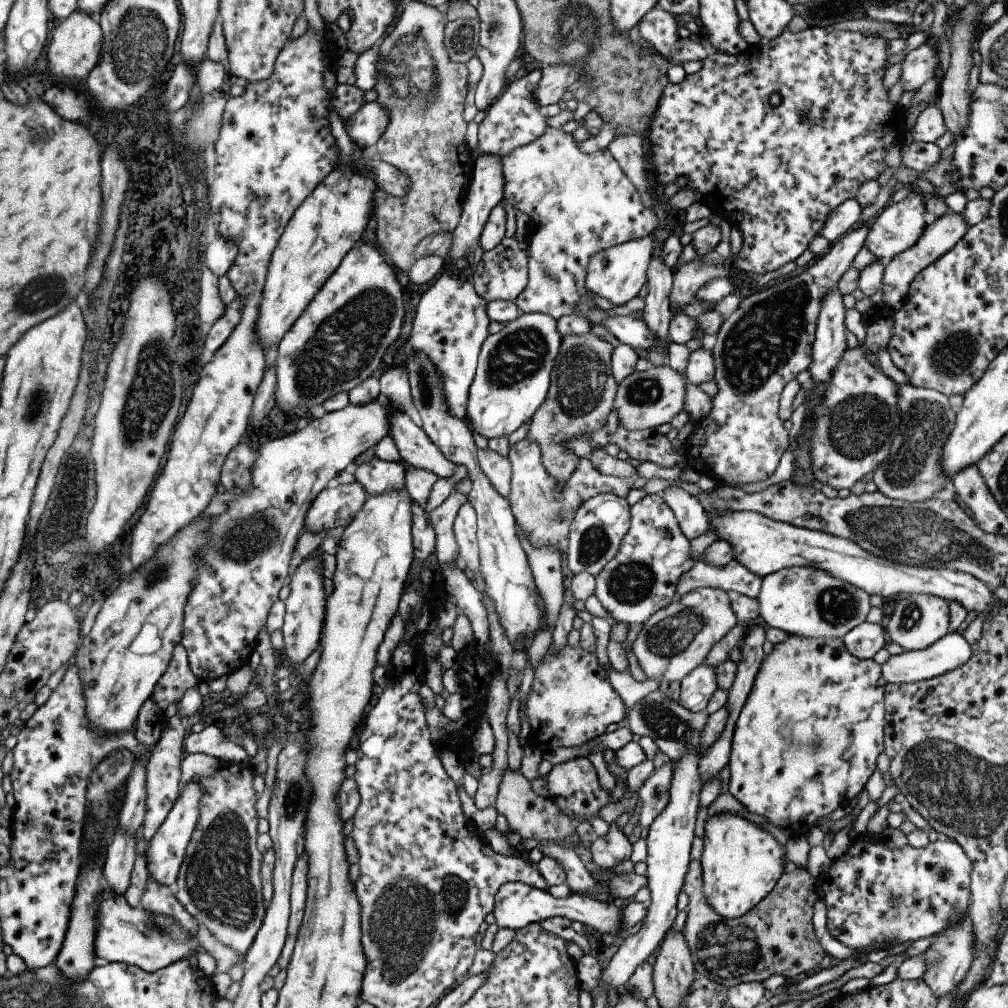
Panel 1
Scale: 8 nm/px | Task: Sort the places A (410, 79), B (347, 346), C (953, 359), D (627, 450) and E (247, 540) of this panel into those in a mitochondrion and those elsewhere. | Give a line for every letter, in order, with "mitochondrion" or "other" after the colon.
A: mitochondrion
B: mitochondrion
C: mitochondrion
D: other
E: mitochondrion

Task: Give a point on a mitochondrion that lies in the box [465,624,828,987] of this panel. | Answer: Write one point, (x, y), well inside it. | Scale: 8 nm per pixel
(717, 945)

